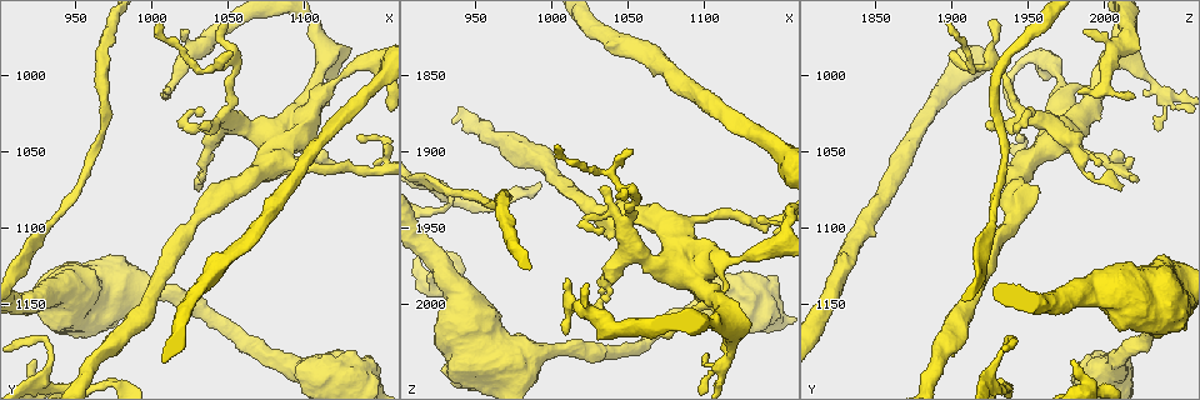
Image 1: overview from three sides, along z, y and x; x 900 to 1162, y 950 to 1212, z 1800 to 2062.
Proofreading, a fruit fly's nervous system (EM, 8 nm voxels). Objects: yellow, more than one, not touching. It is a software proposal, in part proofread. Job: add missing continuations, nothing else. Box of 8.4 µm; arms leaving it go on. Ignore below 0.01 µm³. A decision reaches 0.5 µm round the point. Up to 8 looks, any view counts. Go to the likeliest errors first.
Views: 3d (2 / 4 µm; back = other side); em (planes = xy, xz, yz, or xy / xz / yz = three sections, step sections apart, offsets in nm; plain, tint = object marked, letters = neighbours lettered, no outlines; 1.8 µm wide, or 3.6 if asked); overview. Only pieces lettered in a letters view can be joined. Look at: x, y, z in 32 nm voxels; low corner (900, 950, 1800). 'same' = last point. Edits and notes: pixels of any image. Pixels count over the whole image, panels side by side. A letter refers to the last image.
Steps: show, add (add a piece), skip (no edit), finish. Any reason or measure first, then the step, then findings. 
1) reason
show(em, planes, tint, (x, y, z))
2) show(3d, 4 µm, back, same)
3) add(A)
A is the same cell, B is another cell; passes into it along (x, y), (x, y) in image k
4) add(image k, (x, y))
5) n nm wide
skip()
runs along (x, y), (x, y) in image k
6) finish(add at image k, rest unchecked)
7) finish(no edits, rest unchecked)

an open end
show(em, planes, letters, (924, 1186, 1980))

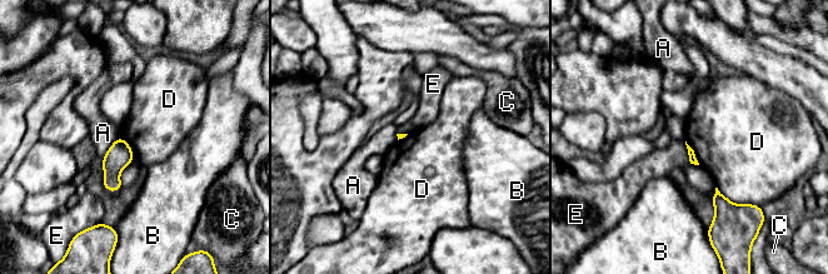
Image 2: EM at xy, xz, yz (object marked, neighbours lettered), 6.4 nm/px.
skip()
A, B, C, D and E are other cells; border along (717, 187), (729, 200), (747, 204) in image 2; none of them fits

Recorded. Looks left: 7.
narrows sharply
show(em, planes, letters, (1112, 1016, 2044))

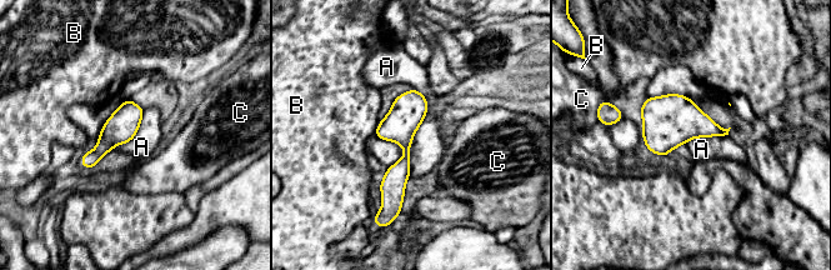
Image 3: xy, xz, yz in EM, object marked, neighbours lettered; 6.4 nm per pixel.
200 nm wide; A touches over 600 nm
skip()
A, B and C are other cells; none of them fits

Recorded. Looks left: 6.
thick turns thin
show(em, planes, tint, (1092, 1030, 1980))

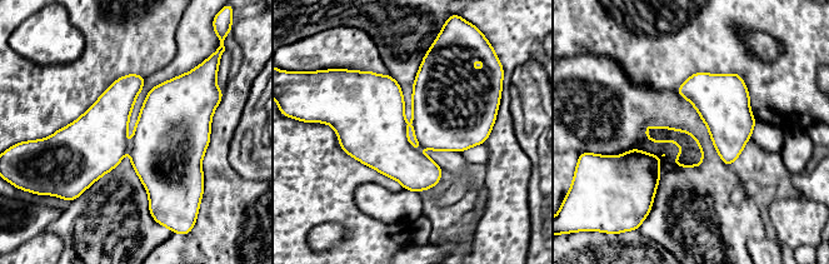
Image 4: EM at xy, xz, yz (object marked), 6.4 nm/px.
show(em, planes, letters, same)

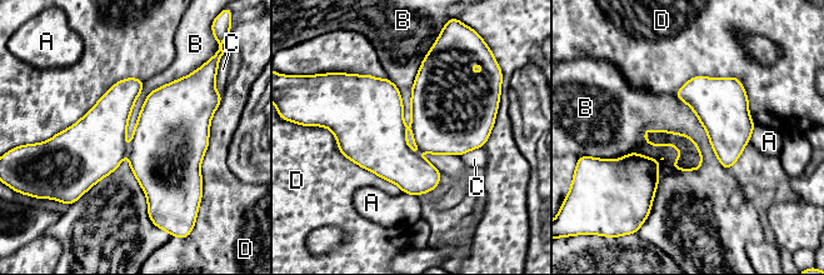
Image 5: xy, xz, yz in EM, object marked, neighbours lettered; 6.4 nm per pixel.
D touches over 550 nm
skip()
A, B, C and D are other cells; no lettered piece goes on from it

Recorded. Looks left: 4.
an open end
show(em, planes, letters, (1070, 1068, 2022))

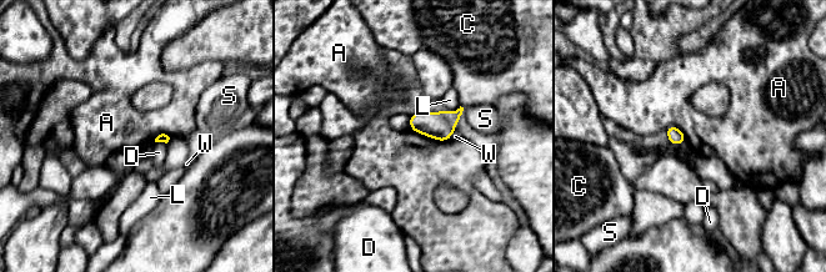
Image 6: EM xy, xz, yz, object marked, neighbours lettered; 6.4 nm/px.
skip()
A, C, D, L, S and W are other cells; no lettered piece goes on from it

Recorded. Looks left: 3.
finish(no edits, rest unchecked)

